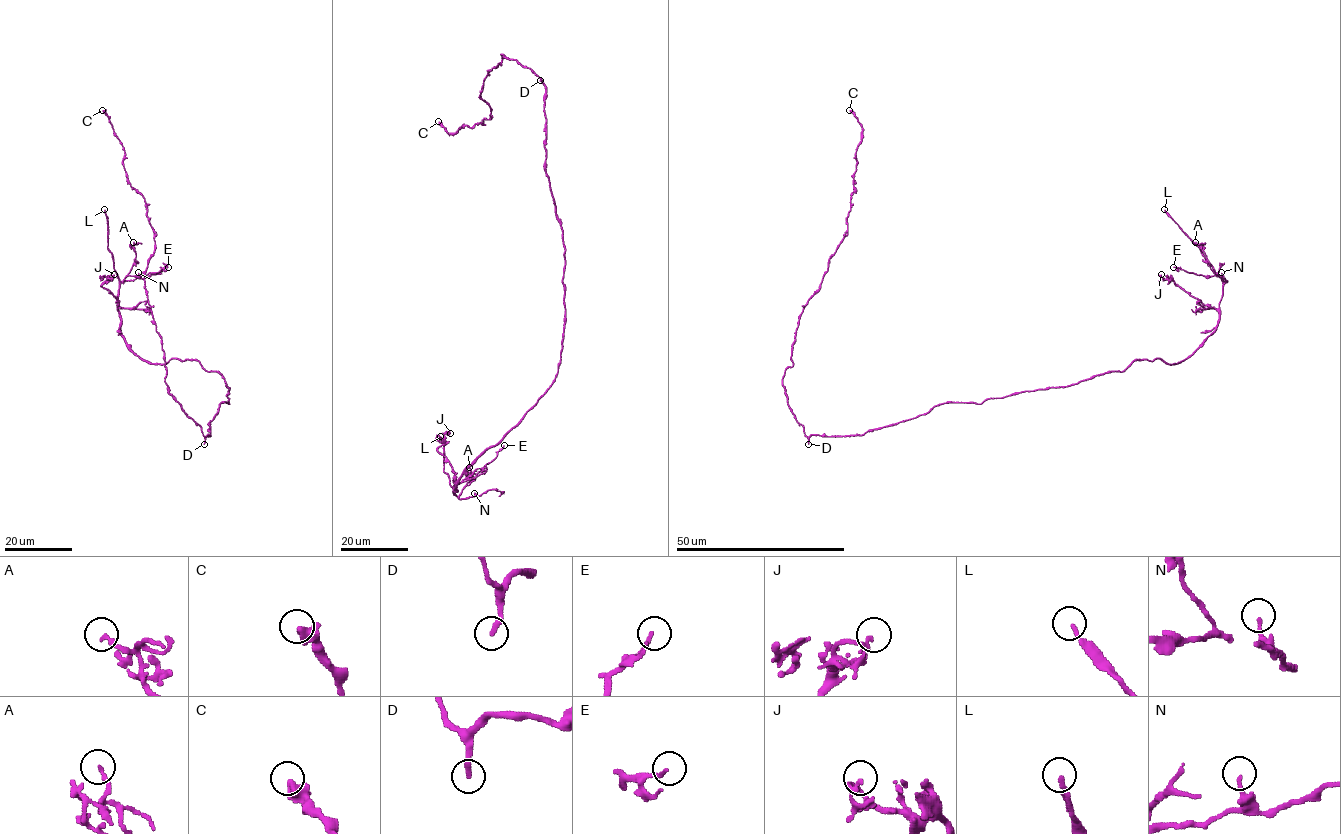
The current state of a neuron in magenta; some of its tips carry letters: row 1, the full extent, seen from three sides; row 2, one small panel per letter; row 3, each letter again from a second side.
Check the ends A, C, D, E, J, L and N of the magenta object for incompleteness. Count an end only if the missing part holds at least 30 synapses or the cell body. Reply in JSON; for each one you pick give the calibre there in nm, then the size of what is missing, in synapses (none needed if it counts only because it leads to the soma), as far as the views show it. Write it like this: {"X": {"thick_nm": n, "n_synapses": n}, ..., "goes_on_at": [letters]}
{"D": {"thick_nm": 240, "n_synapses": 130}, "L": {"thick_nm": 180}, "goes_on_at": ["D", "L"]}

